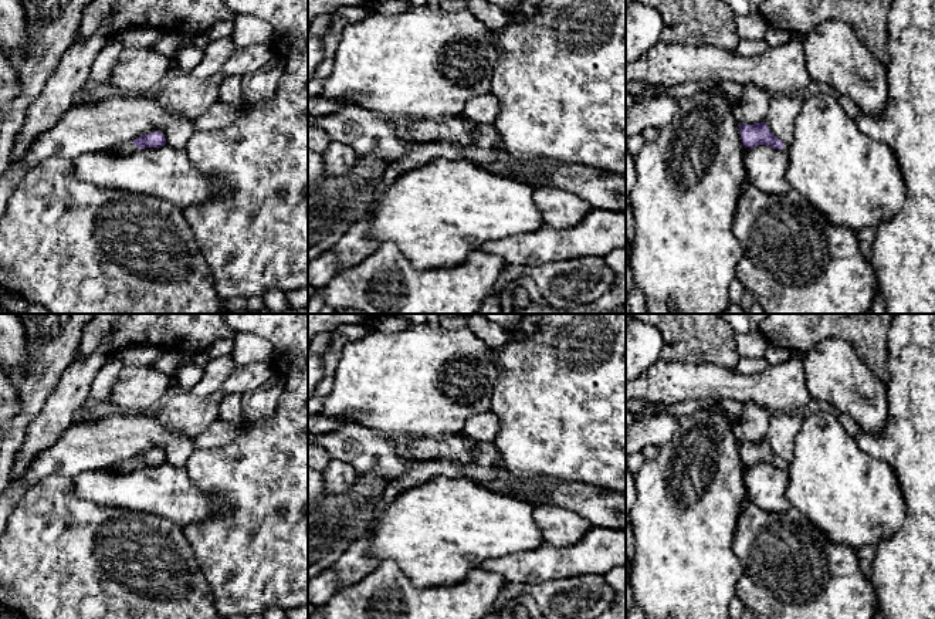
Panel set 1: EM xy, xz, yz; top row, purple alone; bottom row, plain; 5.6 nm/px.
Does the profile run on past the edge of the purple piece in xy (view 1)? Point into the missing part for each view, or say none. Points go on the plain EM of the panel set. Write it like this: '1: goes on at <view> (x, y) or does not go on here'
1: goes on at xy (125, 466)

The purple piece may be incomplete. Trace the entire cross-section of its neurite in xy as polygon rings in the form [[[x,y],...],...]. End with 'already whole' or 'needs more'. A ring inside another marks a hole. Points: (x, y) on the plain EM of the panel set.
[[[155,449],[148,453],[142,453],[136,457],[133,457],[132,461],[122,461],[118,464],[114,464],[108,467],[106,470],[114,471],[114,473],[129,473],[133,471],[139,467],[145,466],[160,466],[166,463],[166,456],[163,451]]]; needs more

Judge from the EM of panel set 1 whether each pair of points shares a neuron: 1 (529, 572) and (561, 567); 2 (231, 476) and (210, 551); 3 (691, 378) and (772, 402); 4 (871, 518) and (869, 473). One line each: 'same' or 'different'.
1: same
2: same
3: same
4: same

